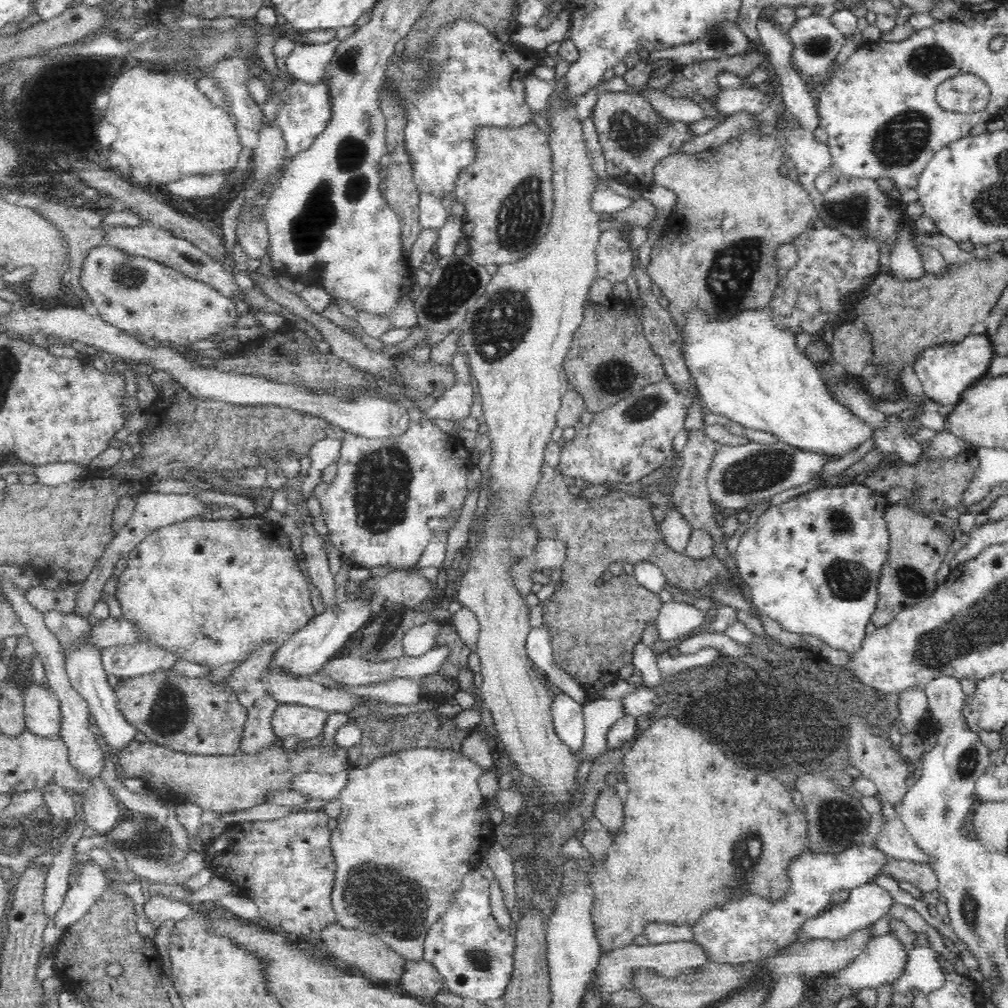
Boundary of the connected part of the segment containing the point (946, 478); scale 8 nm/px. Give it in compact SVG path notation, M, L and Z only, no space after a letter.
M969 448L954 458L939 461L926 461L920 459L914 466L905 464L888 469L882 469L877 473L868 473L861 478L861 483L869 486L878 493L884 493L890 490L894 484L910 488L915 494L915 499L911 504L912 509L918 512L928 514L943 514L948 508L956 508L962 504L962 494L966 490L972 476L978 470L979 458L976 456L975 449Z

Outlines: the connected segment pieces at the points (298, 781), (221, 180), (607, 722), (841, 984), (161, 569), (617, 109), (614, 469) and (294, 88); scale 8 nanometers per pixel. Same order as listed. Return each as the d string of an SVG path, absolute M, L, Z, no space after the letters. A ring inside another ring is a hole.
M348 770L336 774L302 772L290 778L288 789L299 792L306 800L338 799L346 778Z
M188 176L166 186L168 192L182 197L200 198L217 195L226 184L226 176Z
M594 699L583 707L585 716L585 737L581 758L596 760L606 754L609 749L606 747L606 736L608 730L622 718L624 709L622 701Z
M888 932L883 935L872 937L865 948L865 951L858 955L852 964L849 964L841 971L826 977L826 983L822 991L816 988L813 992L812 998L817 1002L823 998L827 1002L834 1002L834 1000L844 1000L846 996L860 992L863 988L877 989L882 984L891 984L898 980L904 974L906 965L908 964L909 951L903 947L902 941L895 935L895 932Z
M239 516L235 519L190 519L184 522L177 522L163 526L151 532L135 546L126 556L127 564L124 572L120 575L115 586L115 598L120 603L122 608L122 617L128 620L141 634L138 644L148 644L157 648L164 648L171 654L177 657L177 661L184 660L194 662L198 665L206 666L210 672L216 668L227 666L229 664L246 662L260 648L264 648L266 644L272 642L282 643L290 636L294 636L296 632L306 628L315 618L314 608L312 608L312 600L310 599L310 585L308 582L309 576L306 576L300 565L298 565L297 556L291 549L291 540L289 536L281 529L281 527L262 516ZM208 638L210 642L218 642L216 650L202 650L200 646L196 646L196 640L204 640Z
M599 92L592 115L600 143L604 147L608 175L625 179L640 191L652 188L656 164L666 159L666 156L682 152L682 146L690 144L698 136L692 131L691 124L684 121L670 121L670 128L663 130L650 101L639 92Z
M668 377L649 384L632 396L617 402L613 407L607 408L606 412L594 415L592 423L577 432L573 441L568 441L562 448L559 470L571 482L583 479L592 485L603 485L604 482L638 483L644 476L652 474L656 468L662 466L672 454L672 442L676 434L684 429L688 406L690 406L690 397L686 393L682 395L680 391L676 391Z
M324 77L321 83L310 85L295 80L287 93L283 94L283 107L277 116L277 124L279 124L284 139L286 139L286 147L288 147L288 162L286 166L293 160L296 154L306 151L314 143L314 140L326 129L326 124L332 116L332 106L330 104L330 89L328 89L328 79Z

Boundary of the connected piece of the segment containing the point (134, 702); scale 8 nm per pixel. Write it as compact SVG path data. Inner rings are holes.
M172 670L121 680L116 688L118 708L126 720L143 732L149 741L177 752L205 756L232 756L238 752L247 721L248 710L238 702L237 695L221 684L210 684L205 678L184 678Z

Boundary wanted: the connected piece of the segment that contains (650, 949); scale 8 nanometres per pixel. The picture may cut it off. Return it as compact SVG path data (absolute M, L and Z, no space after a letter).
M669 942L659 945L630 945L604 953L599 958L599 965L595 968L591 980L586 984L586 991L598 992L602 998L609 996L617 990L635 988L635 974L640 969L648 969L654 975L675 979L682 975L695 973L700 967L712 960L705 948L694 942Z

